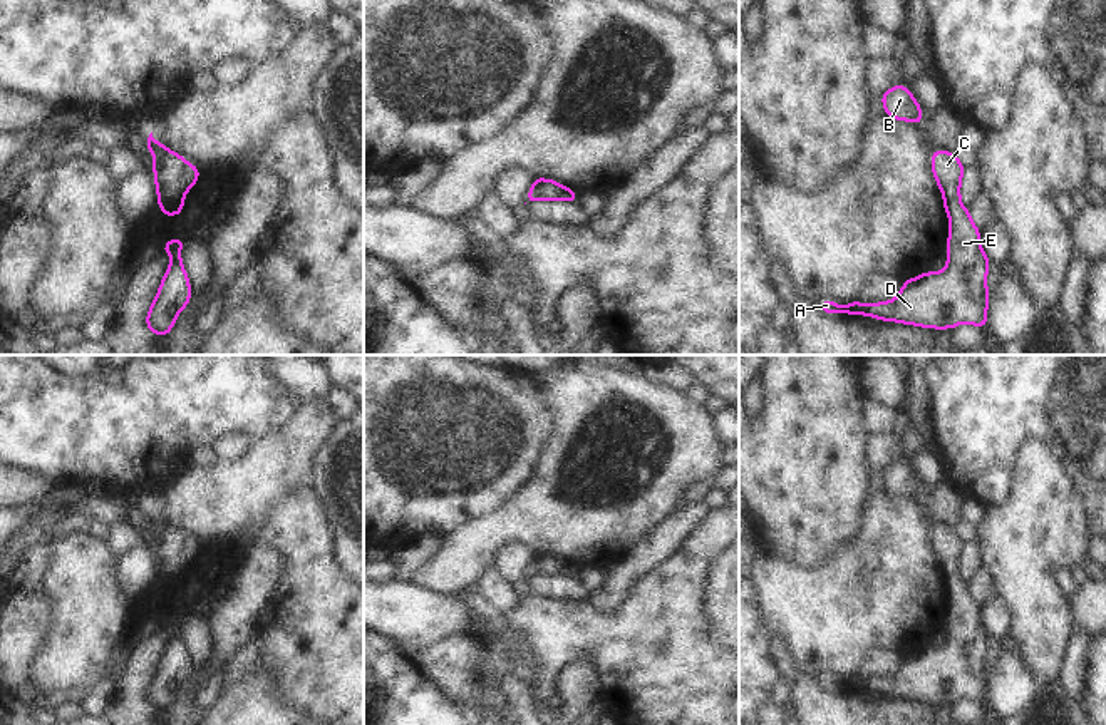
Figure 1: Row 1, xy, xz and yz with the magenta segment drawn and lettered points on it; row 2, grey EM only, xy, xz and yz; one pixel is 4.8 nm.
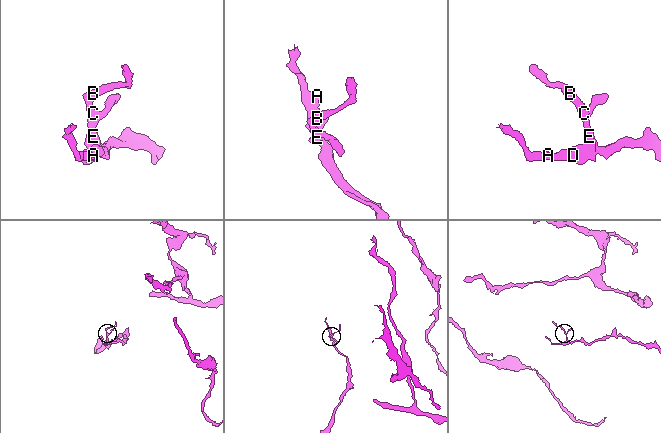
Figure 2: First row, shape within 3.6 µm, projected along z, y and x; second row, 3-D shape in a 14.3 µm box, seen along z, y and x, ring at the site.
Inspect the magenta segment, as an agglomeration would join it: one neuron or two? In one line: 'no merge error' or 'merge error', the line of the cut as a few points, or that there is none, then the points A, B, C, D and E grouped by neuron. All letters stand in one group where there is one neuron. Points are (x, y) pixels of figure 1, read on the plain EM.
no merge error; cut none; groups A B C D E

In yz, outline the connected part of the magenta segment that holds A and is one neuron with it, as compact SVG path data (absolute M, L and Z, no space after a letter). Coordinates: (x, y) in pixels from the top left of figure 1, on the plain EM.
M932 526L932 548L943 568L943 583L950 593L947 614L947 641L942 648L923 648L905 655L895 675L863 680L836 680L819 676L824 688L868 690L886 697L900 697L925 703L950 703L959 698L987 702L987 643L989 633L980 623L980 608L970 586L960 578L964 541L954 527Z

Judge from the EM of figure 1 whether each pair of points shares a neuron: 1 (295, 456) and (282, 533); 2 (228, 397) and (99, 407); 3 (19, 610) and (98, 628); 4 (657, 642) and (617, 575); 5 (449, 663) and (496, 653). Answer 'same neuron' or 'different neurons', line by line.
1: different neurons
2: same neuron
3: different neurons
4: different neurons
5: different neurons

